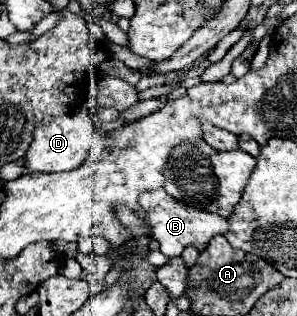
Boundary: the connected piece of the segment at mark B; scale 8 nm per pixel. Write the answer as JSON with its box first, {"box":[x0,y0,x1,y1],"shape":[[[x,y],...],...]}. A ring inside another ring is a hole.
{"box":[141,188,229,258],"shape":[[[163,188],[155,190],[153,194],[141,194],[141,206],[145,206],[145,212],[149,214],[151,236],[161,244],[161,252],[167,258],[181,256],[181,252],[187,246],[193,246],[199,252],[203,252],[215,236],[227,234],[227,226],[229,226],[227,218],[221,218],[217,214],[209,214],[209,212],[201,212],[201,210],[193,210],[191,206],[177,202]]]}

